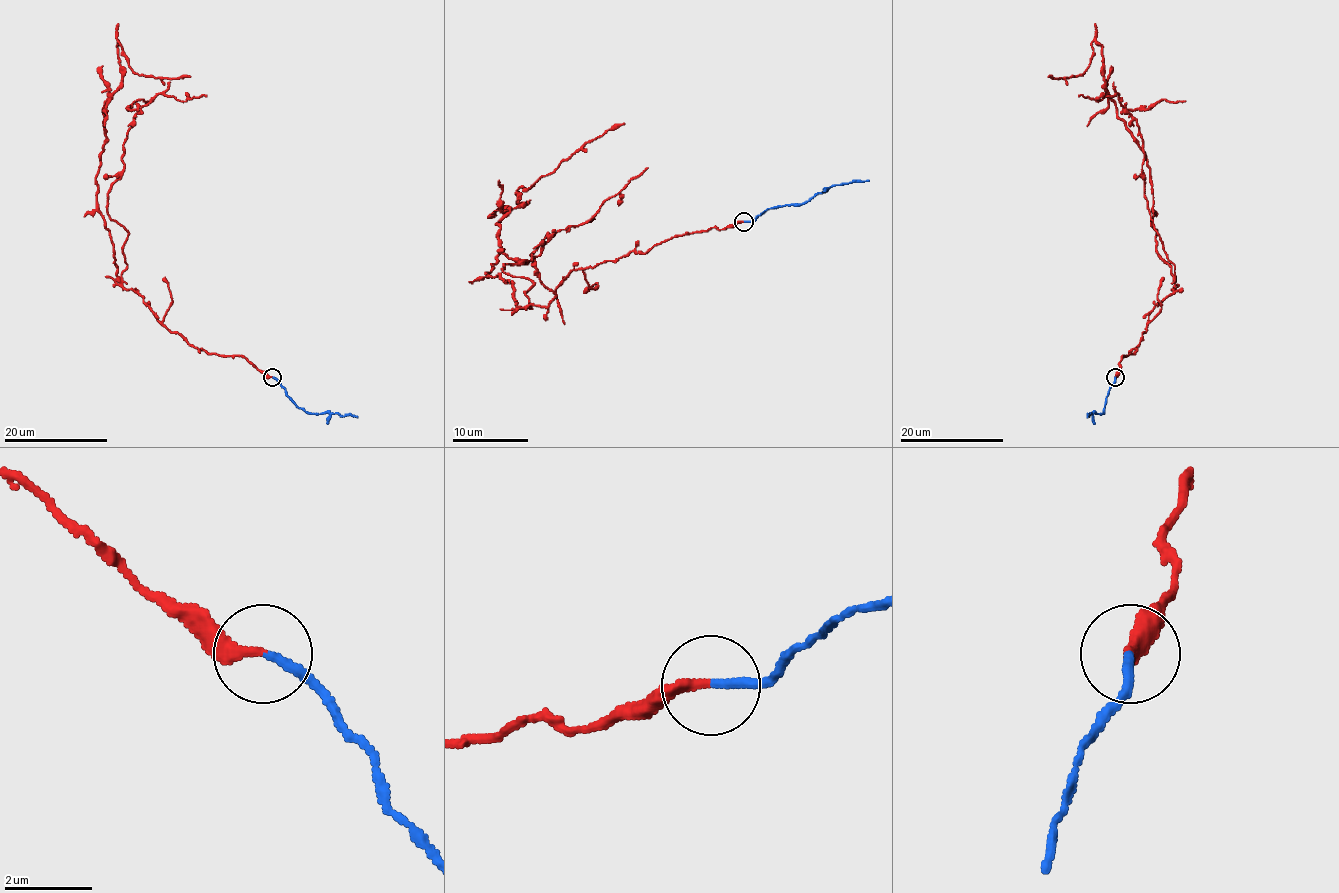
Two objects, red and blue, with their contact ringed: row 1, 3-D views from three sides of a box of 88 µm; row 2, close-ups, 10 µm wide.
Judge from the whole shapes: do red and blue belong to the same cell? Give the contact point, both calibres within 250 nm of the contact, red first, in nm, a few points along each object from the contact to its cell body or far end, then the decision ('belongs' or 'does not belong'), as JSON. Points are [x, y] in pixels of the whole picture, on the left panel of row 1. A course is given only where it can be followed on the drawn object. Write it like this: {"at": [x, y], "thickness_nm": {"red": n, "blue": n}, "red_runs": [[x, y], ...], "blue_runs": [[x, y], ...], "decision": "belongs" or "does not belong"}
{"at": [272, 377], "thickness_nm": {"red": 280, "blue": 200}, "red_runs": [[271, 377], [240, 355], [191, 346], [122, 285], [96, 201], [117, 41], [139, 75], [190, 76]], "blue_runs": [[271, 377], [308, 412], [357, 417]], "decision": "does not belong"}

